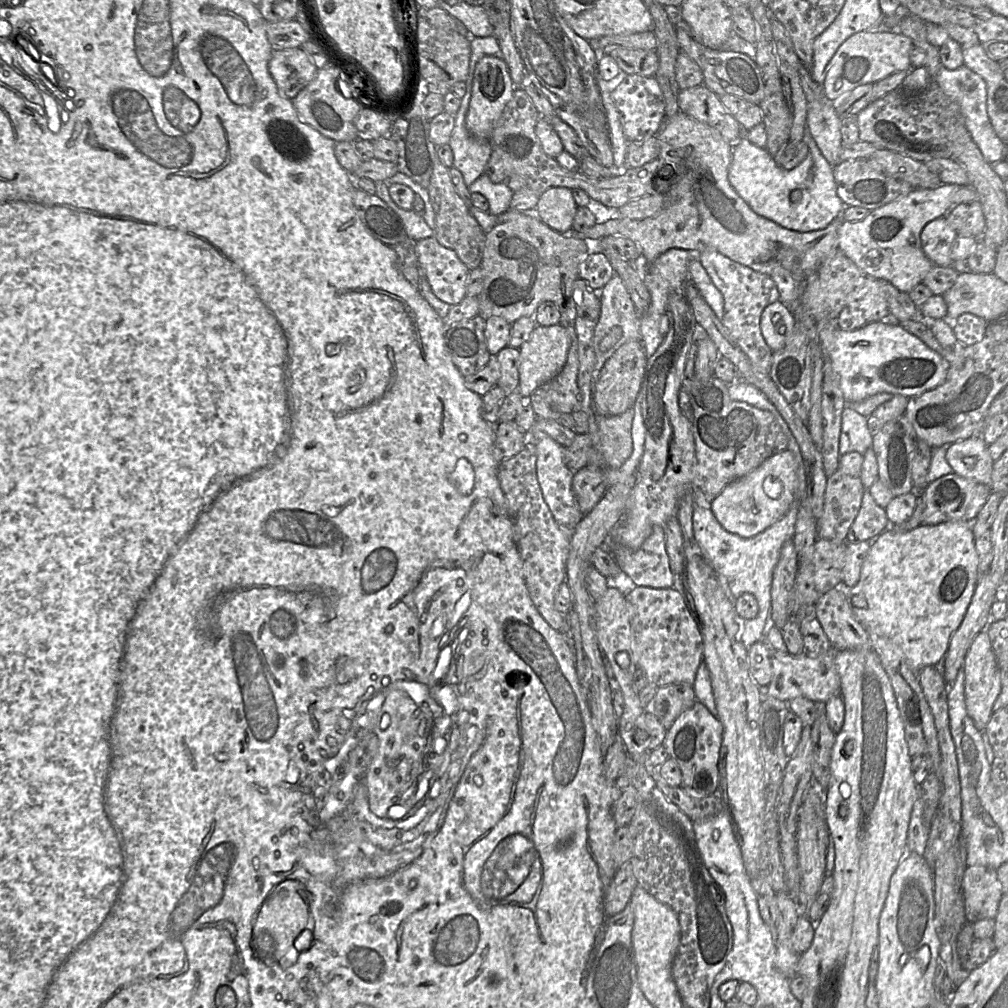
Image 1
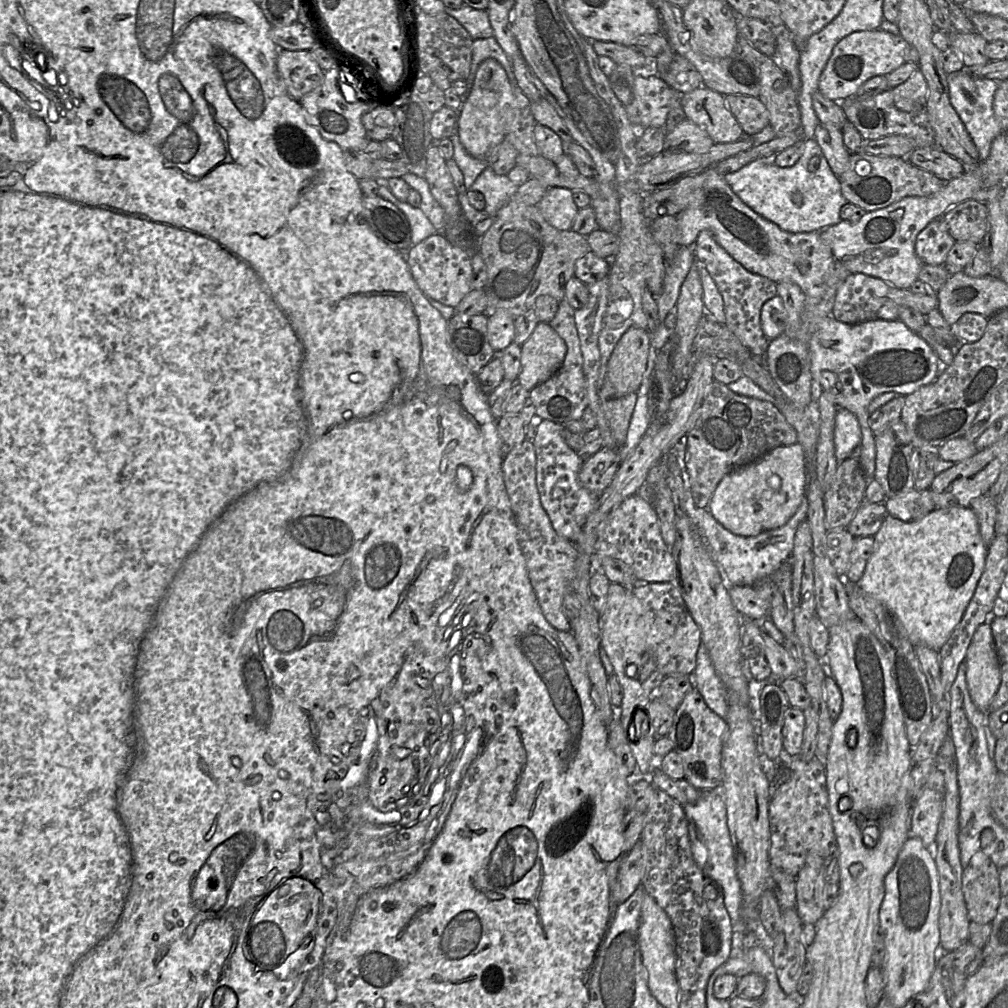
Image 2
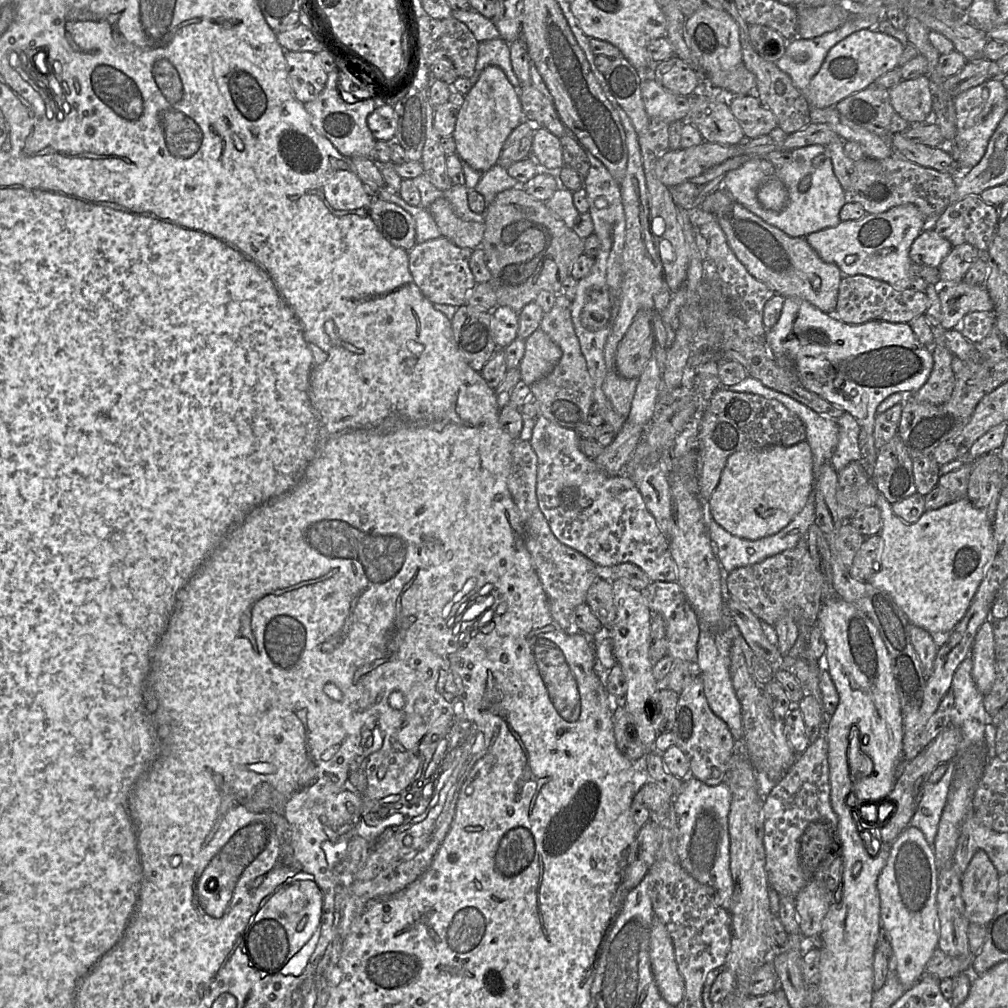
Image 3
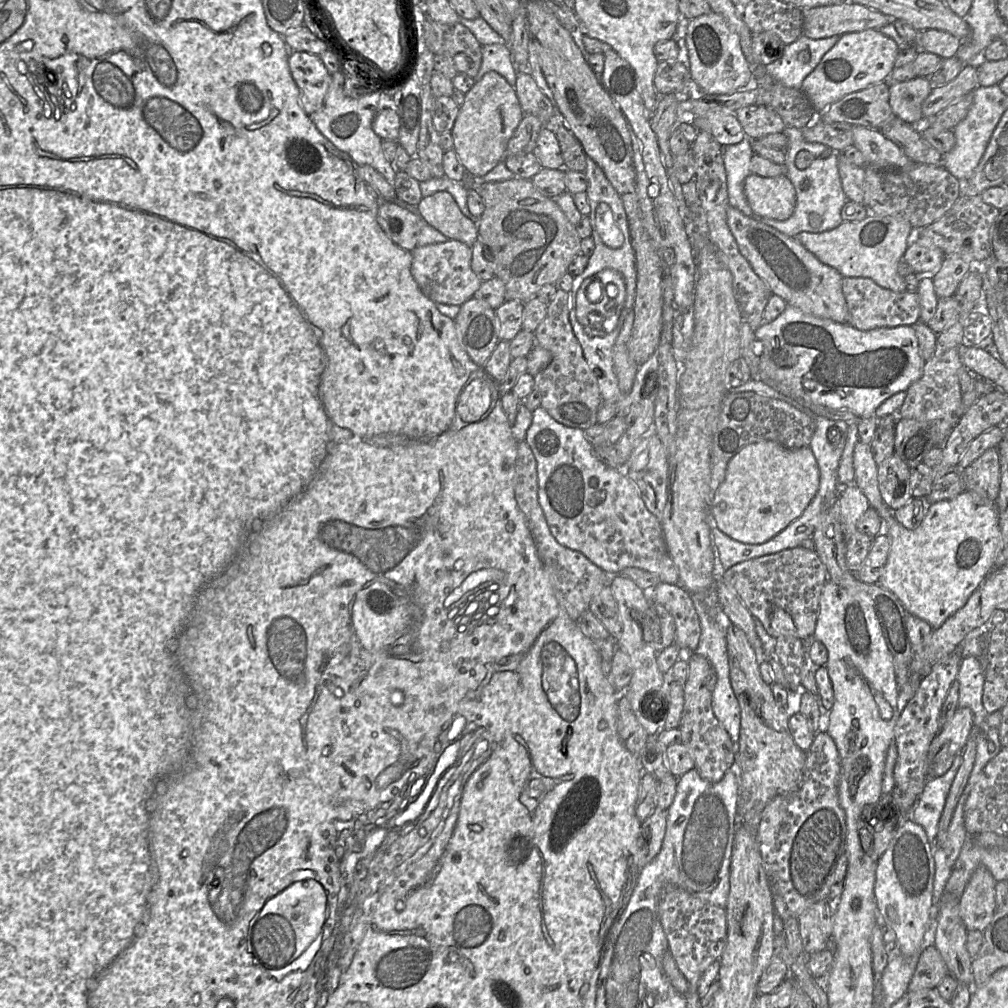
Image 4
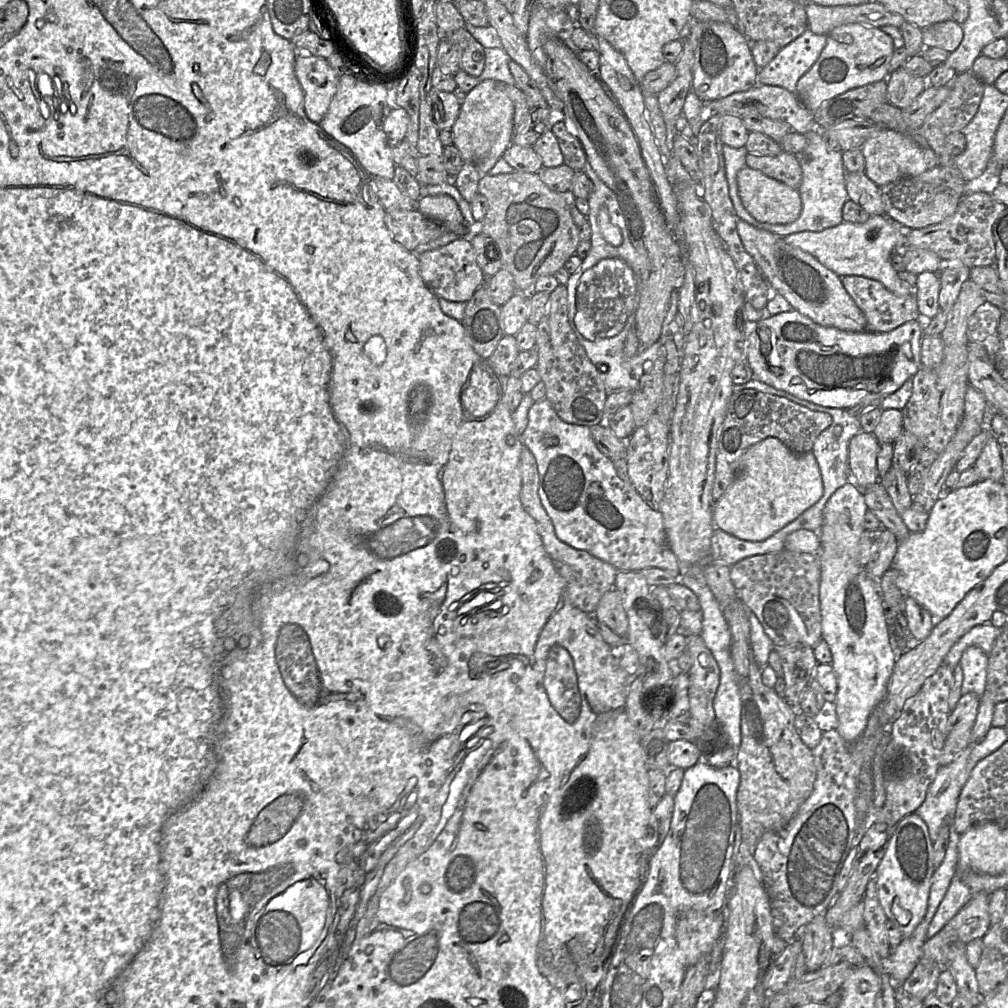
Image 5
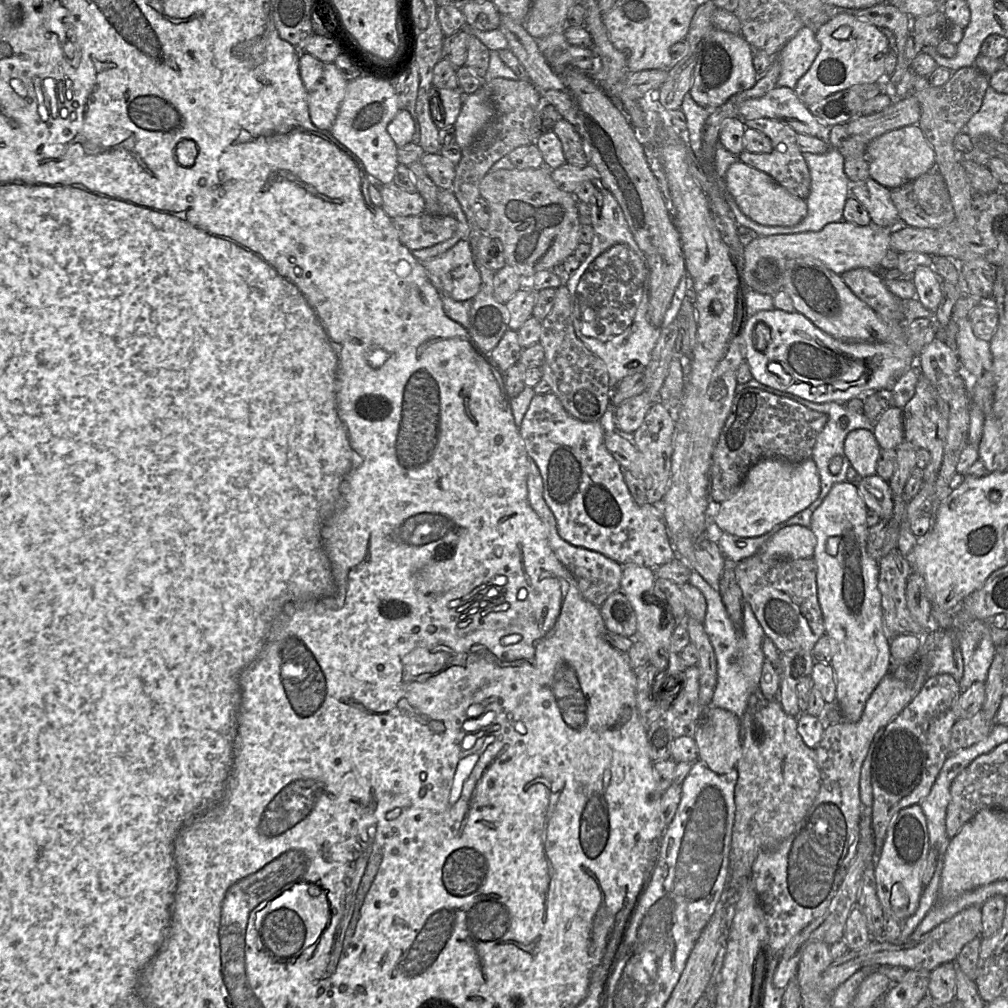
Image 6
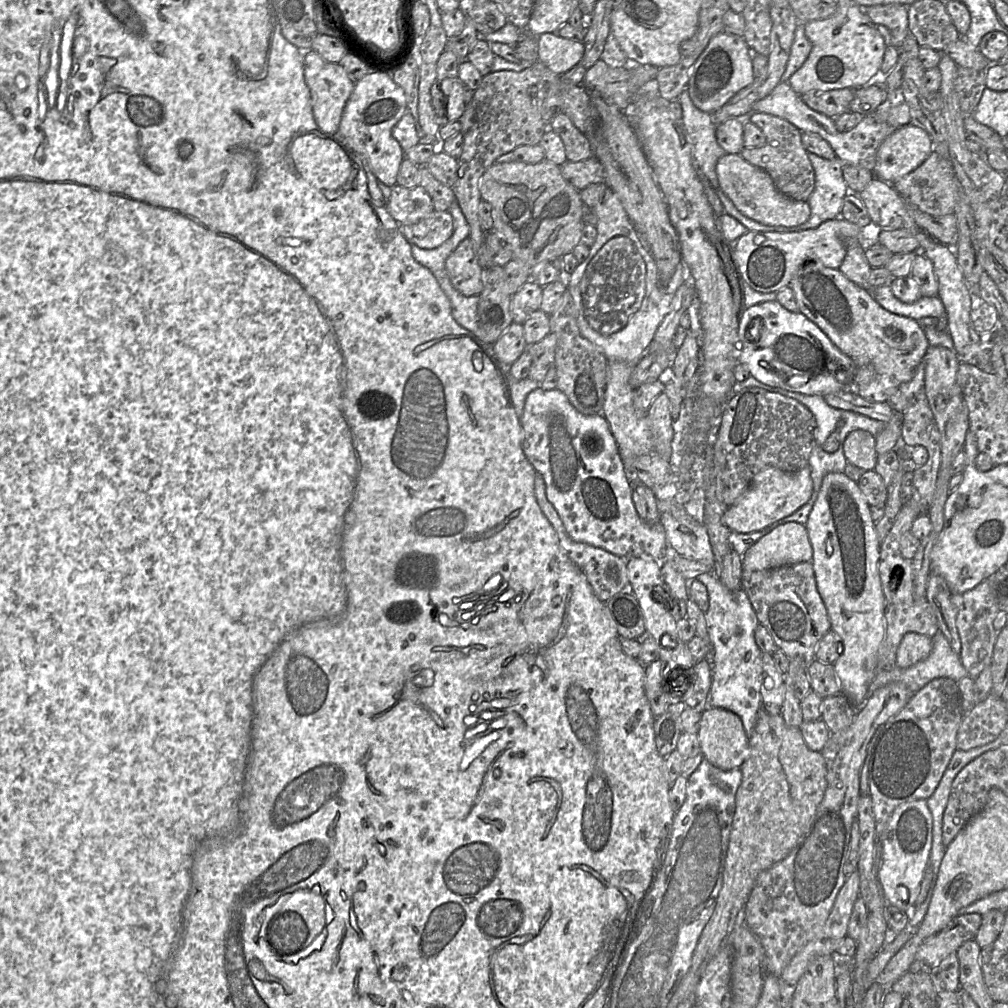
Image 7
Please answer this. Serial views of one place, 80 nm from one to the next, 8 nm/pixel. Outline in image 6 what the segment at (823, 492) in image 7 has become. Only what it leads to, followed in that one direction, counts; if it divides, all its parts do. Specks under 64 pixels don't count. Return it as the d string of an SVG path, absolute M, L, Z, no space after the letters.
M852 482L836 483L813 512L809 527L816 537L813 559L817 567L817 596L823 615L825 634L837 644L837 651L830 663L836 677L836 702L843 720L848 722L859 721L868 698L890 665L890 647L883 633L881 594L878 589L879 563L866 549L869 529L866 523L867 510L863 498Z

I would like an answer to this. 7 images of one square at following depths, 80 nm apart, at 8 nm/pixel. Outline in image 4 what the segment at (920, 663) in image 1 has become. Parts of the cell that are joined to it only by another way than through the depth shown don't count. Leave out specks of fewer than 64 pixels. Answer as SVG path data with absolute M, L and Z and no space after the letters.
M858 441L853 452L853 484L865 494L870 506L875 508L881 519L886 522L890 539L888 559L883 573L875 584L895 594L908 613L925 620L932 629L937 629L967 602L969 596L993 569L1001 542L996 504L977 502L971 492L965 490L953 499L931 504L920 526L909 530L898 522L895 510L883 500L878 489L877 467L870 444Z

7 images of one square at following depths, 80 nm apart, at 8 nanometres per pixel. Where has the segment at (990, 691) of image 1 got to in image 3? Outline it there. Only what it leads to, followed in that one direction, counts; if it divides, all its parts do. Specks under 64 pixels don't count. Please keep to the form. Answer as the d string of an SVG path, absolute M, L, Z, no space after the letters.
M985 621L978 629L970 658L973 662L972 678L982 695L986 695L995 681L995 653L992 624Z

